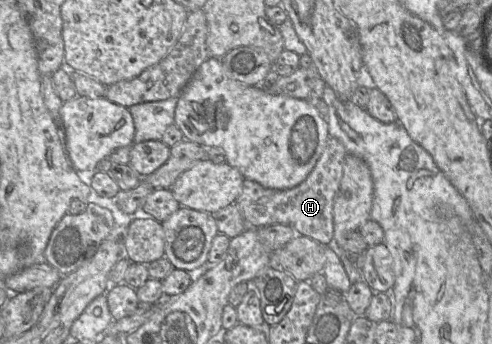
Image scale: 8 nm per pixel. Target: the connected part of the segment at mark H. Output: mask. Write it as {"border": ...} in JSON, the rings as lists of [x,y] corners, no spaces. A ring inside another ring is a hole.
{"border":[[[329,137],[324,150],[307,178],[299,185],[290,189],[270,189],[259,183],[245,179],[242,192],[236,199],[236,204],[248,227],[262,227],[272,224],[287,224],[293,227],[298,235],[307,236],[322,245],[330,243],[334,236],[333,205],[335,196],[340,187],[343,175],[343,164],[347,155],[343,144],[336,138]]]}

